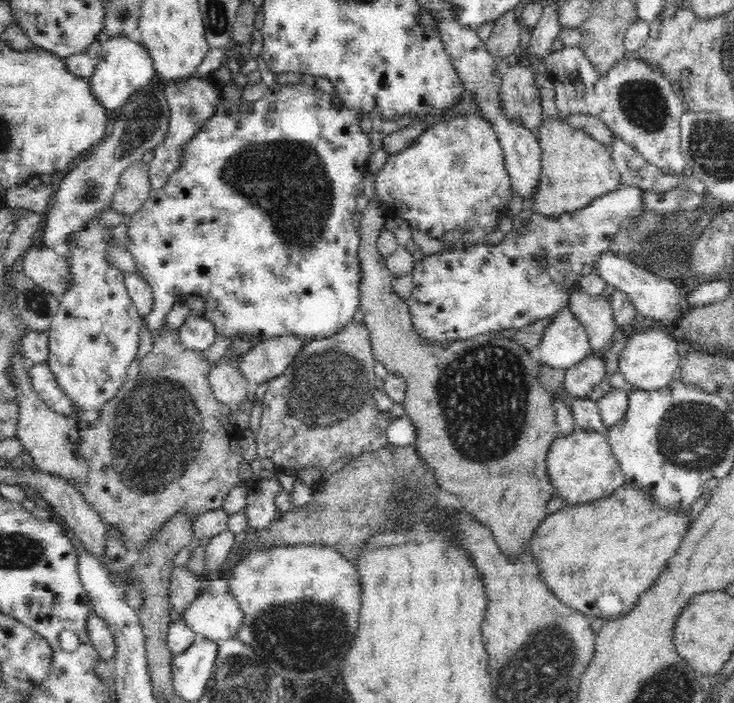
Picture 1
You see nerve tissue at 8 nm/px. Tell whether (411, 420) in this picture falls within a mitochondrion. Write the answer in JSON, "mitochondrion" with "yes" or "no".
{"mitochondrion":"no"}

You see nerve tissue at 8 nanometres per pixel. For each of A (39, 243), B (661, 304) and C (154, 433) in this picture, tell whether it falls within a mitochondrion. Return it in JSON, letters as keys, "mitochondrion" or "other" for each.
{"A":"other","B":"other","C":"mitochondrion"}

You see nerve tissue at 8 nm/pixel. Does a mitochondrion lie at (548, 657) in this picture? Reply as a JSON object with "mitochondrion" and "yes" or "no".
{"mitochondrion":"yes"}

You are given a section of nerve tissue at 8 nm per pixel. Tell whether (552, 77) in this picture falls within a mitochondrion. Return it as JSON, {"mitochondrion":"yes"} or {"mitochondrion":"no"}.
{"mitochondrion":"no"}

